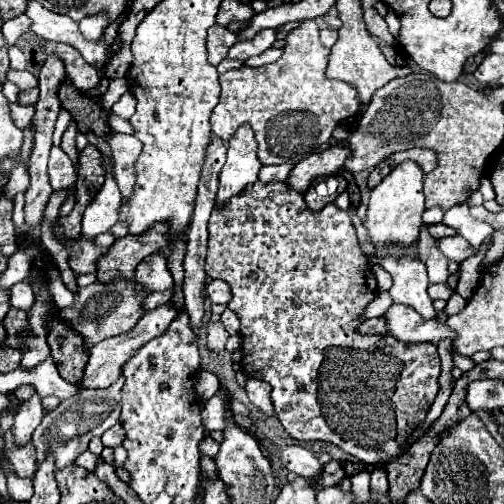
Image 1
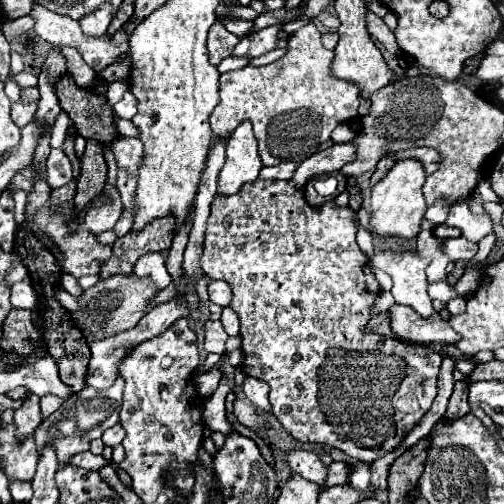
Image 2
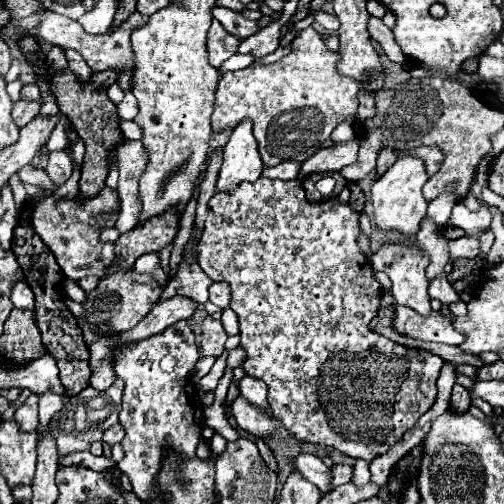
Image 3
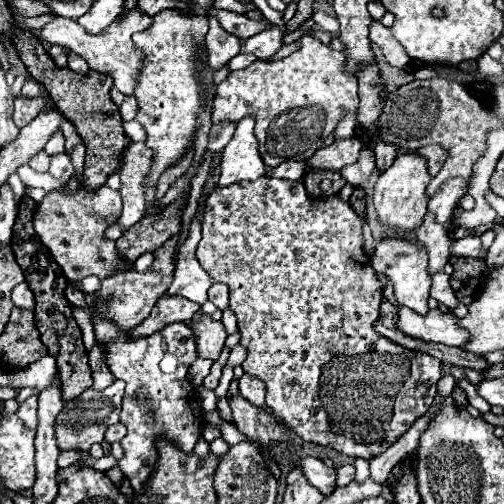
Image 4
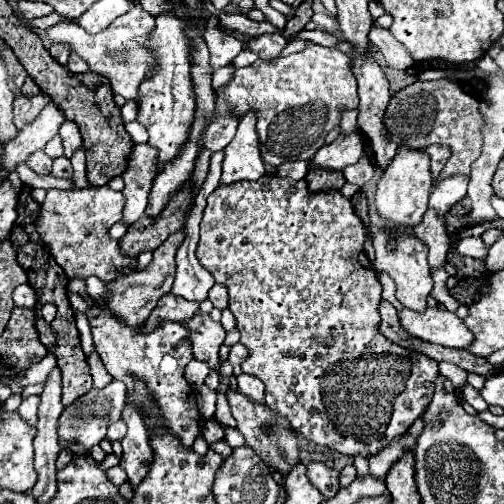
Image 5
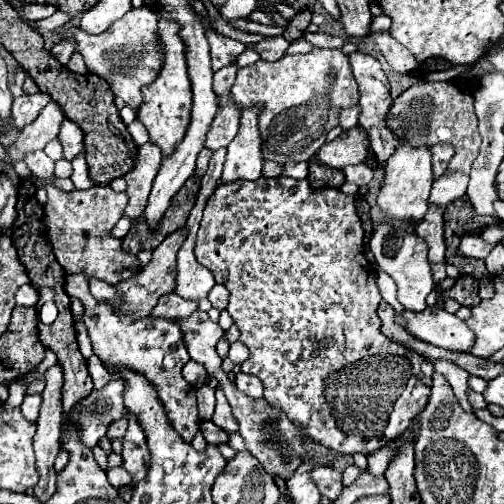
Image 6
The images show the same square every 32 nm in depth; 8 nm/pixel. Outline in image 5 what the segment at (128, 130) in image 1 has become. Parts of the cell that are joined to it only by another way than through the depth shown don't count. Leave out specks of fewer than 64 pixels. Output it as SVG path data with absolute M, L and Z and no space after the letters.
M134 120L134 122L128 122L128 124L124 124L124 126L126 126L126 132L130 134L130 138L132 138L136 144L148 140L148 132L146 132L146 128L144 128L142 124L138 124L136 120Z

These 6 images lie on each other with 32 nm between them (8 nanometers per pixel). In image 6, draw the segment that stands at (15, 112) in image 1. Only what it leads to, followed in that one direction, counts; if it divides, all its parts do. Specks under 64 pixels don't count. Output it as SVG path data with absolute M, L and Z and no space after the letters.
M32 94L32 96L20 96L20 98L14 98L14 106L12 106L12 118L14 118L14 124L18 130L22 130L26 124L34 122L40 114L40 110L50 102L50 96L48 94Z

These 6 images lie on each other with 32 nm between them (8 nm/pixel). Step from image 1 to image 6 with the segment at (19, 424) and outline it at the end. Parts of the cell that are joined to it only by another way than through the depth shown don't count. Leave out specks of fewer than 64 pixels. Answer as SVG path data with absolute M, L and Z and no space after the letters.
M34 394L34 396L26 396L22 406L20 406L20 412L26 420L32 420L36 422L38 418L38 408L40 408L40 402L42 402L42 396L40 394Z

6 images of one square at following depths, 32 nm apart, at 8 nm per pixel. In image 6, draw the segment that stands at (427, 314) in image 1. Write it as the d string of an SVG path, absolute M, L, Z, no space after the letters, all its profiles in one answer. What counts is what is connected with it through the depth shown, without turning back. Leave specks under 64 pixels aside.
M380 224L372 238L370 248L376 258L378 270L384 270L398 286L398 300L406 310L422 312L426 308L426 296L434 290L434 280L428 264L428 246L416 234L406 232L400 224Z

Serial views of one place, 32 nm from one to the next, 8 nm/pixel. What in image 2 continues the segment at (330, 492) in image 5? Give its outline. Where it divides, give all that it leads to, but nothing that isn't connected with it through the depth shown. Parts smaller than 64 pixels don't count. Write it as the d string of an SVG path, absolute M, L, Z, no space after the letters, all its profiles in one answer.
M286 450L284 452L284 462L288 464L292 474L300 474L302 478L318 484L324 488L324 476L326 476L326 466L320 462L316 452L308 450Z

